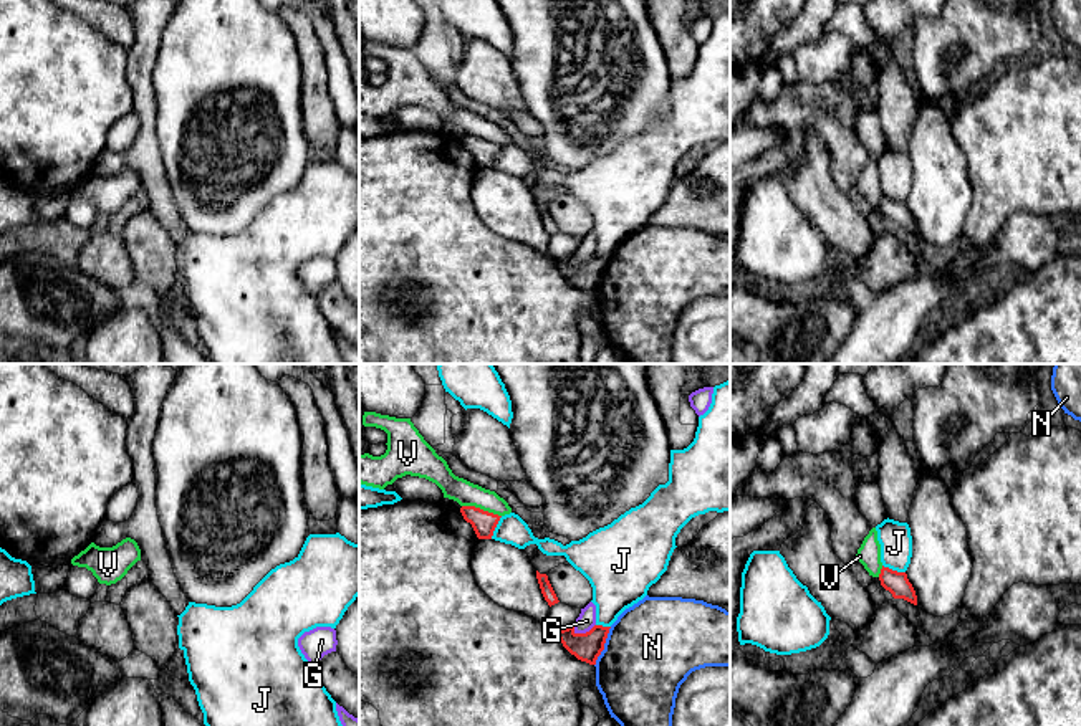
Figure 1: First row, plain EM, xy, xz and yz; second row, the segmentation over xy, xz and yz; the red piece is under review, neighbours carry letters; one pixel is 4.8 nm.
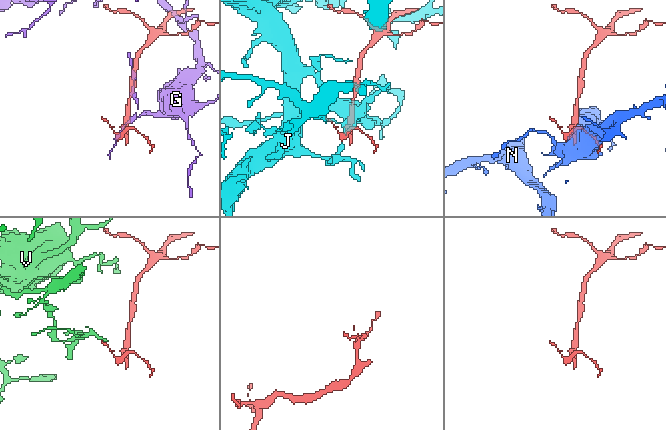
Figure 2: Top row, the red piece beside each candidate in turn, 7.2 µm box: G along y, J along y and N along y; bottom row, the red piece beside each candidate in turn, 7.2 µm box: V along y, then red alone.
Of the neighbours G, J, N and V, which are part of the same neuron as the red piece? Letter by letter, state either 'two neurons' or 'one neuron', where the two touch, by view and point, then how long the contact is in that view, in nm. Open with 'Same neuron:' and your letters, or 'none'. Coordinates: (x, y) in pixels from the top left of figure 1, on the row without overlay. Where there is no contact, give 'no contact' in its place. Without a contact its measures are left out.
Same neuron: none
G: two neurons; meets red in xz at (581, 263); contact 120 nm long
J: two neurons; meets red in xz at (495, 156); contact 130 nm long
N: two neurons; meets red in xz at (603, 277); contact 200 nm long
V: two neurons; meets red in xz at (482, 139); contact 200 nm long

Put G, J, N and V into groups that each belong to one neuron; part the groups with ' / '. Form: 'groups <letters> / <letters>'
groups G / J / N / V

